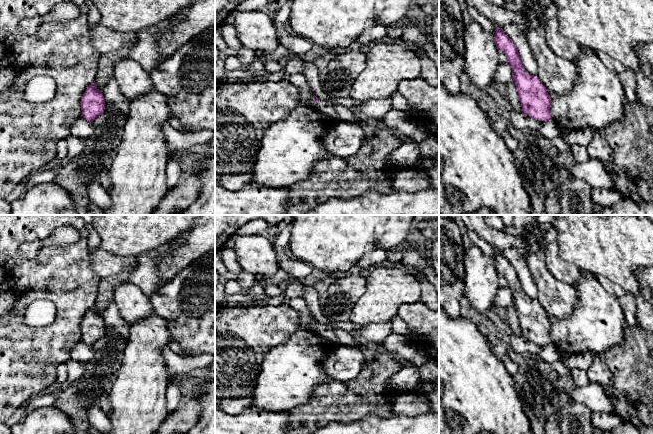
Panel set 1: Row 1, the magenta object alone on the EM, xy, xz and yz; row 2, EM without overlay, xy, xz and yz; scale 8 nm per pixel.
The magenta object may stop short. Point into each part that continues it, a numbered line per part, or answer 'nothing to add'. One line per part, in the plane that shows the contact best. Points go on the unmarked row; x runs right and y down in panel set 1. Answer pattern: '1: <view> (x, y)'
1: xz (327, 332)

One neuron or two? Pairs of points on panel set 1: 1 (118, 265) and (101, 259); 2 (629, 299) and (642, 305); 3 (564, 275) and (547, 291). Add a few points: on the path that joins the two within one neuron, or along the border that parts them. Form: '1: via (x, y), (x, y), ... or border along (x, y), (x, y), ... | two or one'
1: via (114, 264), (105, 263) | one
2: border along (634, 296), (636, 323) | two
3: border along (545, 261), (547, 270), (554, 277), (572, 285) | two

